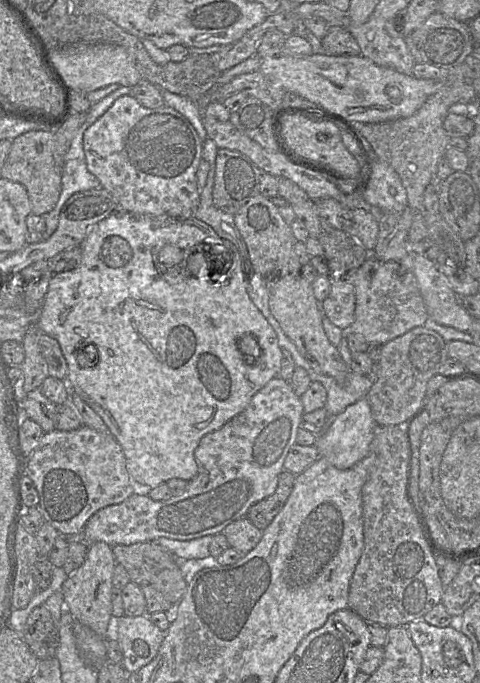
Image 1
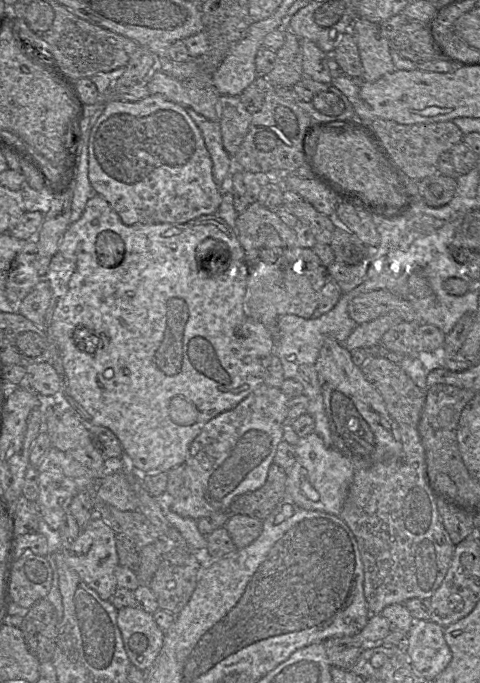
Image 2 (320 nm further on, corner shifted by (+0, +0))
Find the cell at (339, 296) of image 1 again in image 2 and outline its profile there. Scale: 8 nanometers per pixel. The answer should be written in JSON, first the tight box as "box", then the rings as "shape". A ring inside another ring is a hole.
{"box":[348,290,416,325],"shape":[[[388,290],[359,294],[349,302],[348,313],[358,325],[384,315],[398,316],[405,322],[416,320],[416,313],[410,301]]]}

